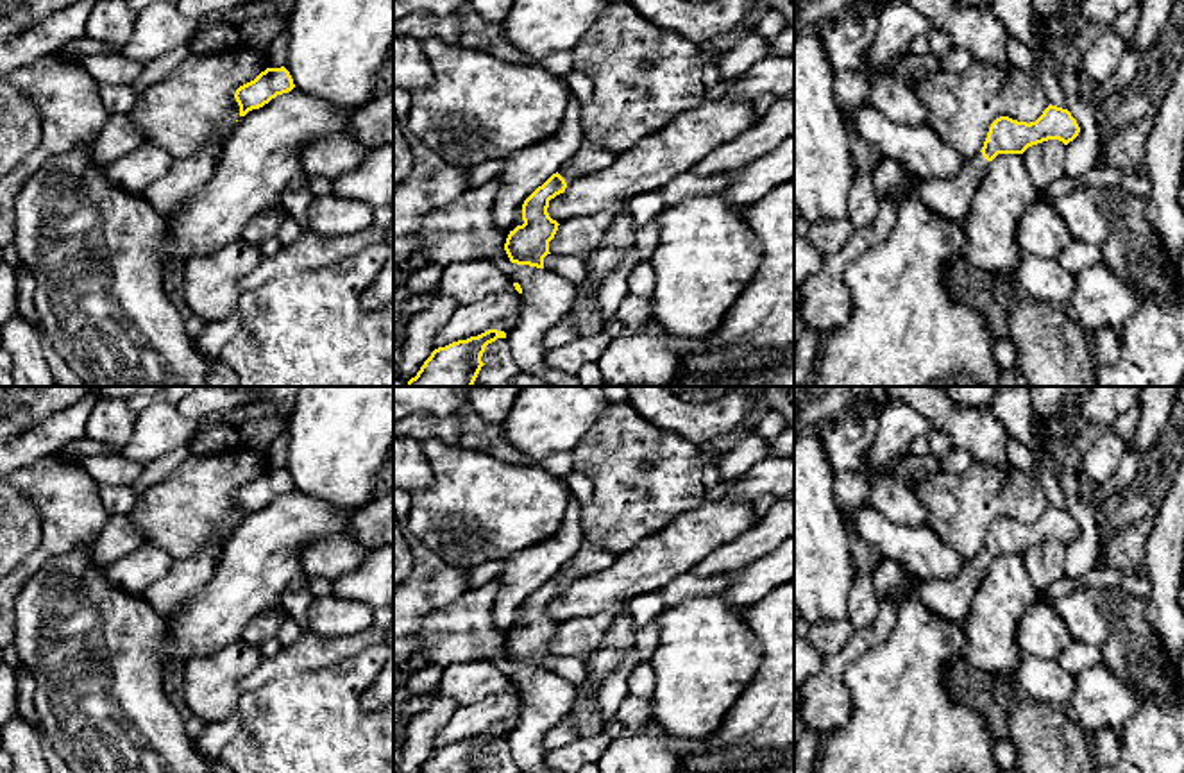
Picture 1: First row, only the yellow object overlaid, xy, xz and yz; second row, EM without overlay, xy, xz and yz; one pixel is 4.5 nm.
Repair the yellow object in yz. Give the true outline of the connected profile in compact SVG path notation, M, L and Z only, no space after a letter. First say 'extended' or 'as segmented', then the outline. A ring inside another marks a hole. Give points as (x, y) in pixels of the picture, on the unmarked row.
extended | M1048 506L1036 522L1018 522L1009 517L996 519L987 533L984 548L969 558L953 578L919 580L914 594L943 621L962 623L978 585L998 555L1023 555L1028 548L1059 540L1064 546L1080 533L1068 510Z

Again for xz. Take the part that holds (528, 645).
extended | M583 540L572 560L563 564L542 587L538 587L522 605L522 626L510 632L504 651L512 664L544 669L549 642L558 632L558 623L547 614L549 601L563 594L579 578L610 567L615 555Z

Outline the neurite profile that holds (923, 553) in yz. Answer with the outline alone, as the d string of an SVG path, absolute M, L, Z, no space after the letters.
M869 505L842 512L842 519L850 521L860 539L875 546L884 558L901 562L919 580L953 578L968 562L948 548L926 522L896 524Z

